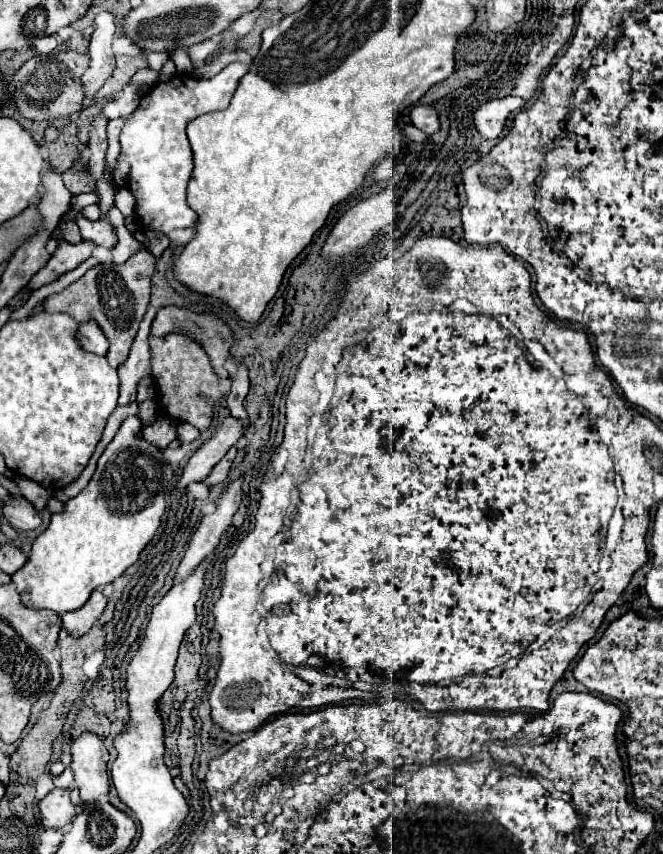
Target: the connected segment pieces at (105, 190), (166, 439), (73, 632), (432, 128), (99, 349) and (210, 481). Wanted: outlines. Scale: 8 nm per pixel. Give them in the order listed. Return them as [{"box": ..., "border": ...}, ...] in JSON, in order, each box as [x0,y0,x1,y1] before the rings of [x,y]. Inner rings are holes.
[{"box":[97,179,115,219],"border":[[[99,179],[99,181],[97,181],[97,193],[99,193],[101,219],[105,219],[105,217],[107,217],[107,211],[113,207],[113,195],[115,195],[115,189],[113,189],[113,185],[109,185],[107,181]]]},{"box":[143,415,177,449],"border":[[[161,415],[161,417],[157,417],[157,421],[153,425],[143,429],[143,439],[147,439],[157,449],[165,449],[177,437],[175,427],[177,427],[175,421],[171,421],[169,417]]]},{"box":[61,591,107,637],"border":[[[93,591],[91,597],[89,597],[89,601],[87,601],[81,609],[77,609],[77,611],[73,611],[73,613],[63,613],[63,615],[61,615],[61,621],[63,621],[61,627],[63,627],[71,637],[81,637],[81,635],[85,635],[85,633],[91,629],[91,625],[99,619],[99,615],[103,613],[105,605],[107,605],[107,597],[105,597],[101,591]]]},{"box":[411,105,439,135],"border":[[[415,105],[411,109],[411,123],[427,135],[439,131],[439,117],[431,105]]]},{"box":[77,321,109,355],"border":[[[87,321],[87,323],[79,325],[77,341],[85,351],[95,353],[95,355],[105,355],[107,349],[109,349],[109,343],[107,343],[105,335],[101,333],[101,329],[95,321]]]},{"box":[203,447,237,487],"border":[[[231,447],[231,449],[227,451],[227,455],[213,467],[213,471],[209,473],[209,477],[203,481],[207,487],[219,485],[219,483],[223,483],[223,481],[227,479],[227,473],[229,473],[229,467],[231,467],[231,463],[233,463],[233,459],[235,459],[235,453],[237,453],[237,447]]]}]

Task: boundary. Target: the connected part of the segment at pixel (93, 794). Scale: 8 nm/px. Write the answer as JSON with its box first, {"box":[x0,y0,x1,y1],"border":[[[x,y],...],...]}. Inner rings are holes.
{"box":[71,733,109,803],"border":[[[81,733],[71,745],[71,771],[75,785],[81,791],[81,799],[95,803],[101,795],[109,793],[107,761],[109,751],[95,733]]]}

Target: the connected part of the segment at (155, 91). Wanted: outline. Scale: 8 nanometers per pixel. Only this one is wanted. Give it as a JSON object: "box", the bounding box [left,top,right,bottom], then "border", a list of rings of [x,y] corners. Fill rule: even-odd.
{"box":[121,63,247,233],"border":[[[231,63],[211,79],[175,75],[169,83],[157,83],[139,101],[139,107],[133,111],[121,131],[121,151],[131,163],[129,189],[137,199],[135,213],[143,227],[169,233],[173,229],[185,229],[197,223],[197,213],[193,213],[185,201],[187,183],[193,171],[193,153],[185,127],[199,115],[223,111],[229,105],[239,79],[247,71],[247,63]]]}

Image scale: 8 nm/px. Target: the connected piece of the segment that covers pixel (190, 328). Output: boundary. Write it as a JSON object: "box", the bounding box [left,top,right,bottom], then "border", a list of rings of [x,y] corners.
{"box":[151,305,233,379],"border":[[[167,305],[157,313],[151,325],[151,335],[163,337],[169,333],[181,333],[201,341],[201,345],[205,345],[205,351],[211,357],[215,373],[223,379],[227,377],[223,363],[229,357],[233,333],[223,321],[213,319],[211,315],[197,315],[187,309],[177,309],[173,305]]]}

